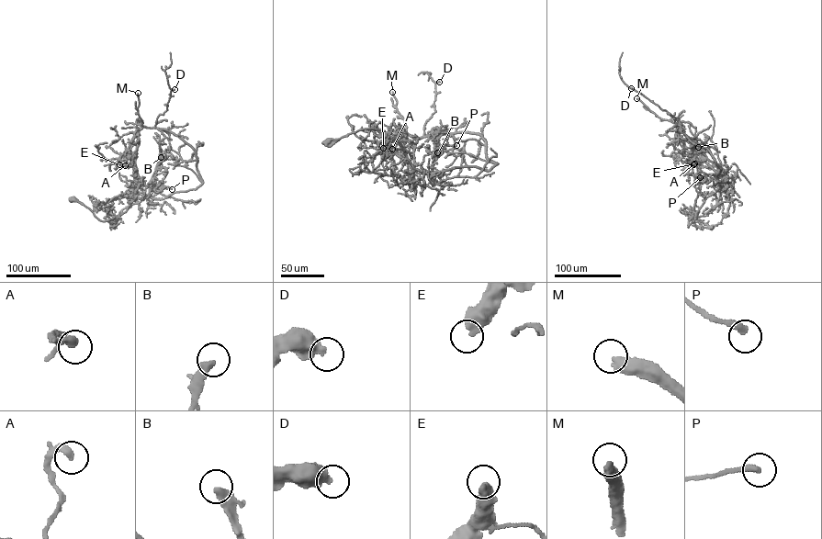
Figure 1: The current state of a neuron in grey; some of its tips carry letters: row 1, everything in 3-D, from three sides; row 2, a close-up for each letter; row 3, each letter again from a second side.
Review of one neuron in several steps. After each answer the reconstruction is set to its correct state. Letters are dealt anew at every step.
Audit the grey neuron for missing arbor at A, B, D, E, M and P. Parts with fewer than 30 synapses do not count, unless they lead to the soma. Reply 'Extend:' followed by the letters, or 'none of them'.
Extend: B, M

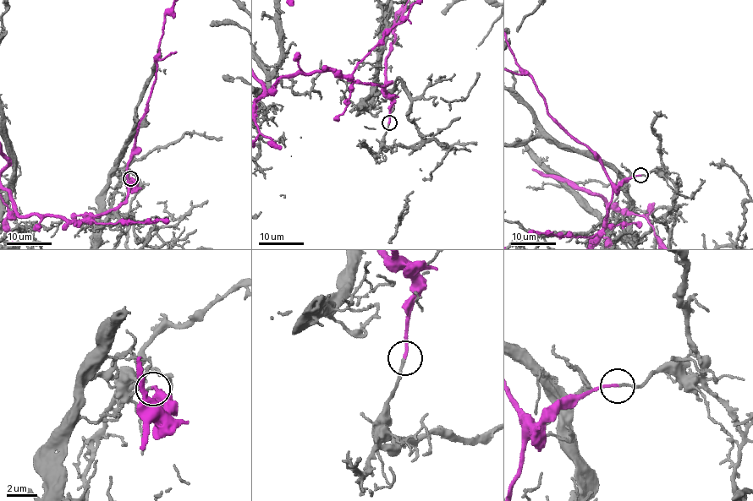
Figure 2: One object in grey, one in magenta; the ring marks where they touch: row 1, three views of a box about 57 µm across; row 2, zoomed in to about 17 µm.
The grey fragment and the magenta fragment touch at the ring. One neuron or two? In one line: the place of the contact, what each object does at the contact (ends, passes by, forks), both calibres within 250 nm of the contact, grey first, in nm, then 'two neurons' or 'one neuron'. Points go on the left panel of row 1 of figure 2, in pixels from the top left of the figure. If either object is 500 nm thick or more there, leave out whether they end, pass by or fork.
(130, 178) | grey ends | magenta ends | 160/190 nm | two neurons

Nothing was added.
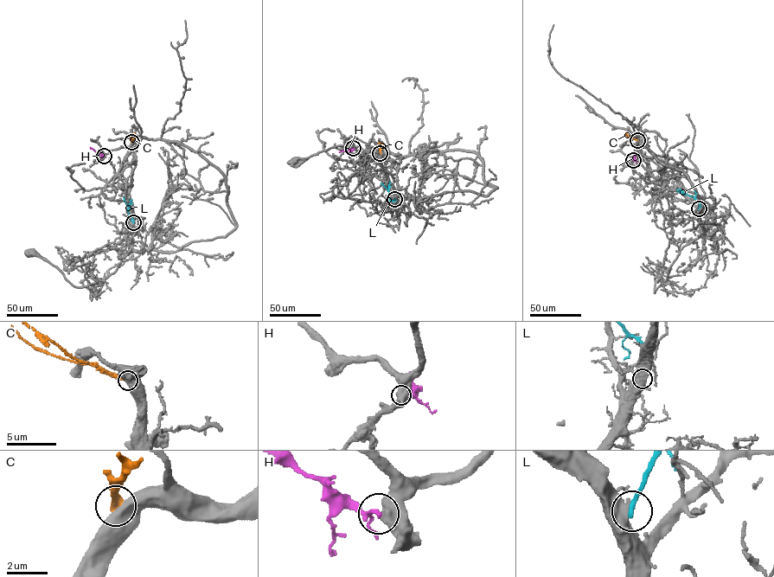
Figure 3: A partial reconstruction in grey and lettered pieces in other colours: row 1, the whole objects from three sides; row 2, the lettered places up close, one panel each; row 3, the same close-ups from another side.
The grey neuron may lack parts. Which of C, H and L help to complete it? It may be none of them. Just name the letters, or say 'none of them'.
none of them

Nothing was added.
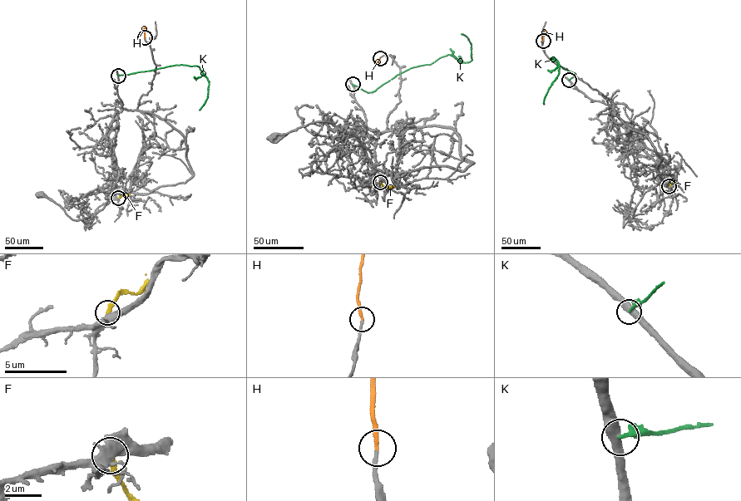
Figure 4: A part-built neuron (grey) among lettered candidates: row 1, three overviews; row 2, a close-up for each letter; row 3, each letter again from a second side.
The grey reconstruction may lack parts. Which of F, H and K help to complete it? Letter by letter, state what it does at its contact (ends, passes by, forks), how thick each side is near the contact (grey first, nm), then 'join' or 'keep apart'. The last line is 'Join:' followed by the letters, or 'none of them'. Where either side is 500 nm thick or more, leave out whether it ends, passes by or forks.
F: it ends there; 480 nm thick on the grey side, 180 nm on the other; keep apart
H: it ends there; 170 nm thick on the grey side, 240 nm on the other; join
K: it ends there; 480 nm thick on the grey side, 260 nm on the other; keep apart
Join: H

